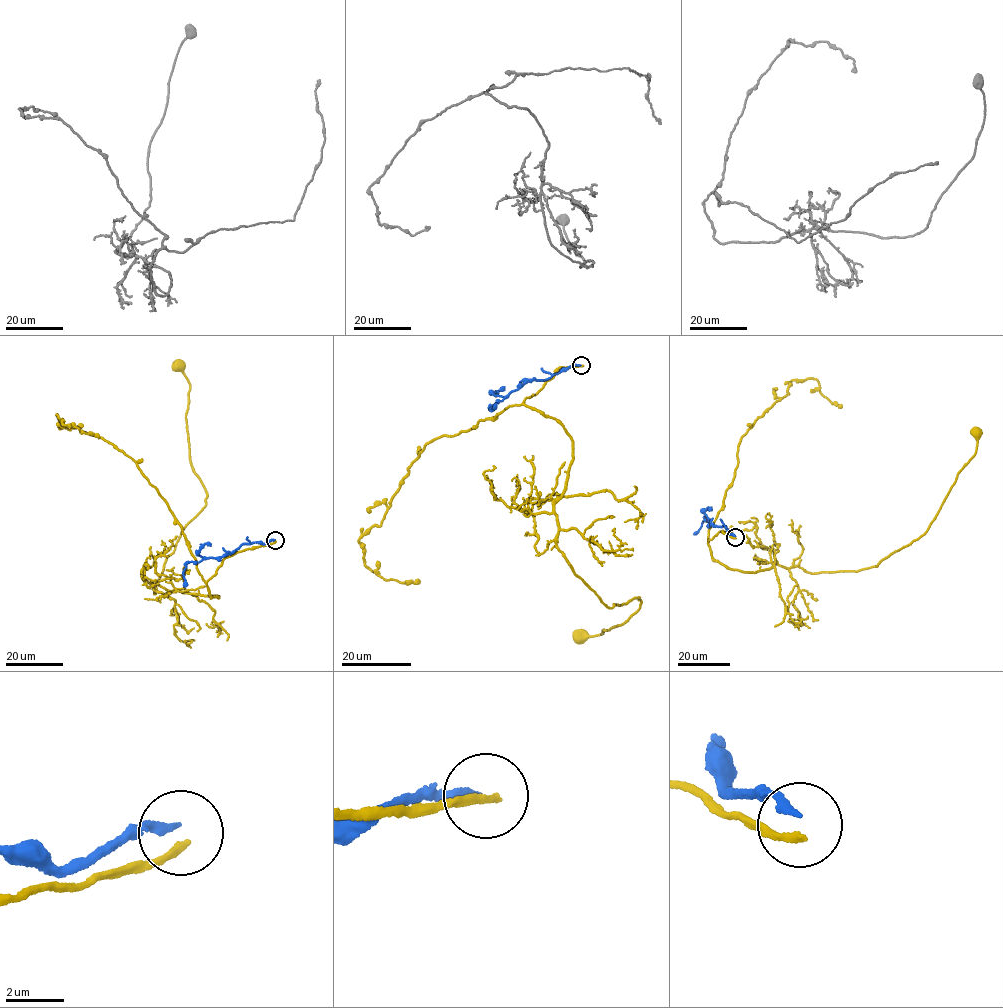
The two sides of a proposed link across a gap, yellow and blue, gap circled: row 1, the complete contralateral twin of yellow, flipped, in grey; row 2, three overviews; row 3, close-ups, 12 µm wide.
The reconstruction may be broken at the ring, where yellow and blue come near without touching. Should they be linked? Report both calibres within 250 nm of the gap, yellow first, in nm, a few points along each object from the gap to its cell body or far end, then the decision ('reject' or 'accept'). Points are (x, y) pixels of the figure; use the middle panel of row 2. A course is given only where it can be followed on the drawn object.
280 nm thick on the yellow side, 280 nm on the other; yellow runs (582, 365), (557, 368), (523, 403), (571, 439), (556, 546), (608, 607), (641, 604), (621, 624), (579, 635); blue runs (581, 365), (564, 368), (543, 380), (524, 381), (492, 405), (492, 411), (495, 404); reject

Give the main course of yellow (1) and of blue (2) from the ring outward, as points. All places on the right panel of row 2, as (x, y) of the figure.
1: (735, 538), (722, 530), (708, 546), (716, 560), (742, 572), (876, 566), (928, 529), (974, 454), (976, 431)
2: (735, 536), (727, 532), (723, 525), (709, 524), (705, 517), (693, 534)

